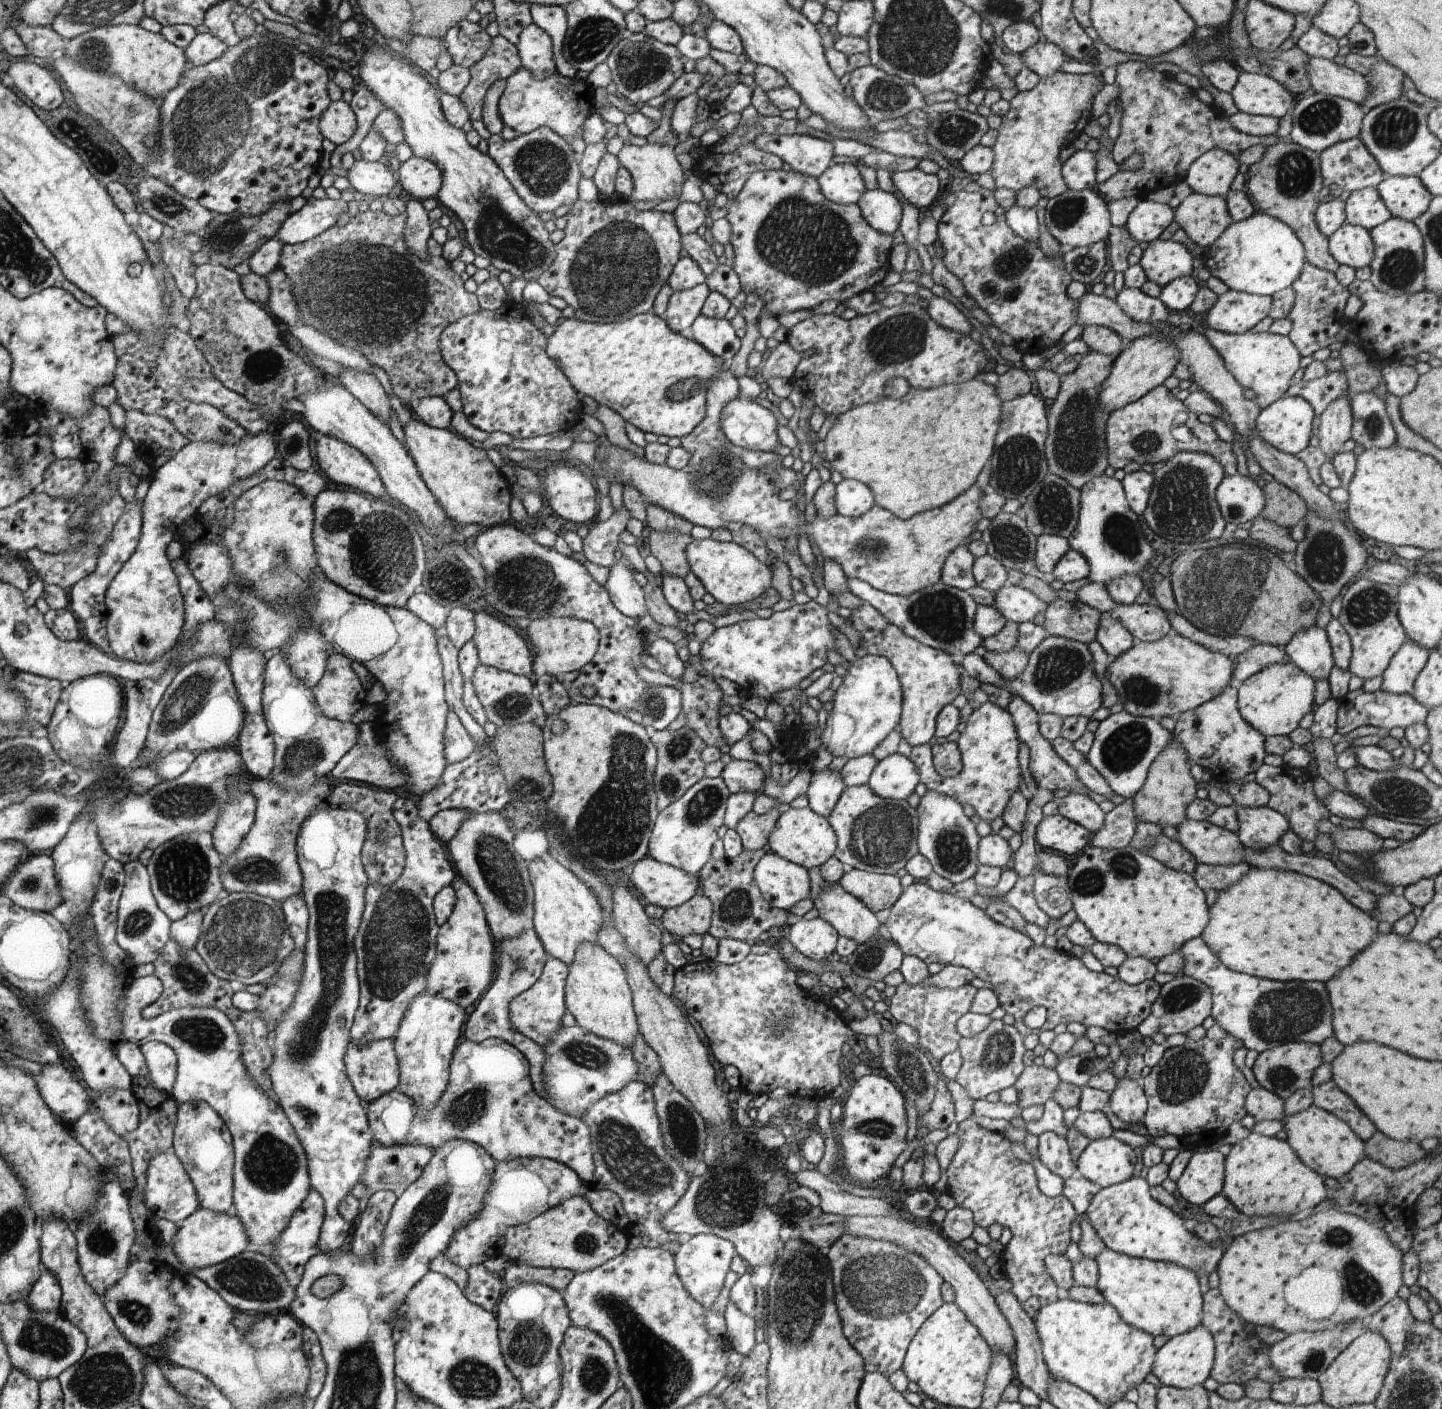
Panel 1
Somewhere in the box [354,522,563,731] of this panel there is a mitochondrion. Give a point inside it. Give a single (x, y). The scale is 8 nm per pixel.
(542, 574)

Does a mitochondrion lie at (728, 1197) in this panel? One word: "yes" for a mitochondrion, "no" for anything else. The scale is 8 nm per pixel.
yes

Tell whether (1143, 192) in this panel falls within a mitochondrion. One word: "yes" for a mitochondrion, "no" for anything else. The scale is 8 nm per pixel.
no

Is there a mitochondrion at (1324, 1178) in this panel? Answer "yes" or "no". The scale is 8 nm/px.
no

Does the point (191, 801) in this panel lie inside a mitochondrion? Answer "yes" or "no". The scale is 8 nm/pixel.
yes

